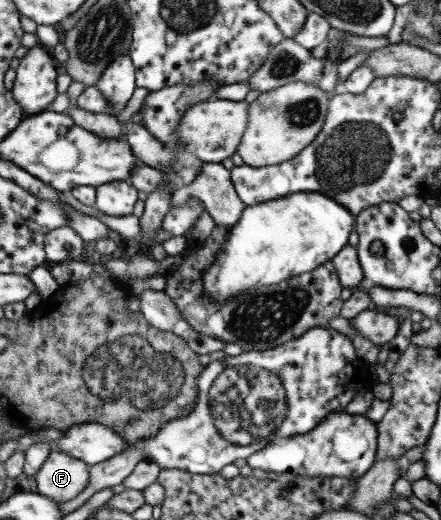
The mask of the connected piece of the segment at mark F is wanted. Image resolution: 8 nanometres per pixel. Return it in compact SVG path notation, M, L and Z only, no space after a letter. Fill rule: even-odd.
M50 451L34 479L39 495L61 504L87 487L88 465L63 452Z

